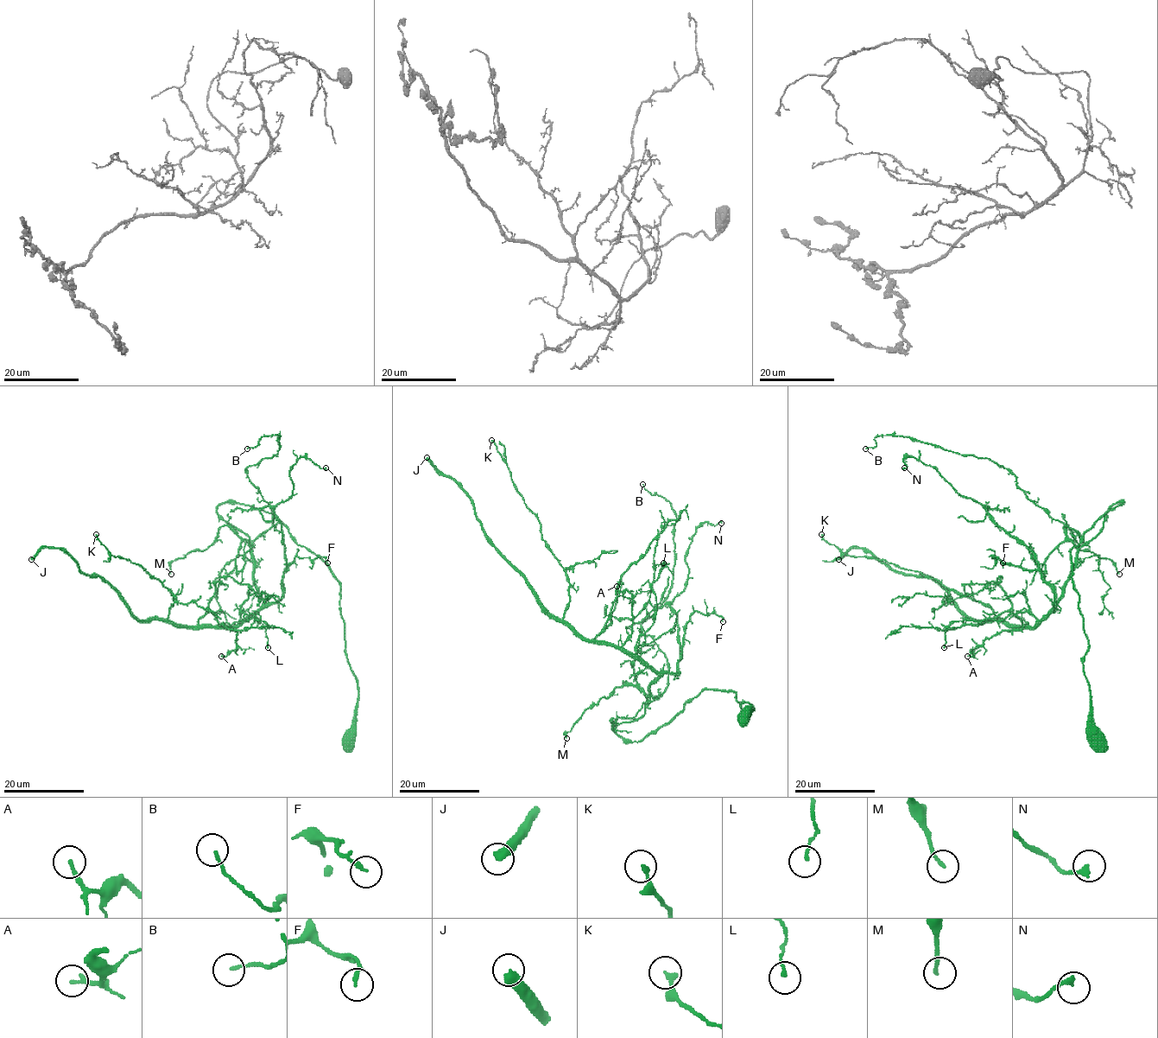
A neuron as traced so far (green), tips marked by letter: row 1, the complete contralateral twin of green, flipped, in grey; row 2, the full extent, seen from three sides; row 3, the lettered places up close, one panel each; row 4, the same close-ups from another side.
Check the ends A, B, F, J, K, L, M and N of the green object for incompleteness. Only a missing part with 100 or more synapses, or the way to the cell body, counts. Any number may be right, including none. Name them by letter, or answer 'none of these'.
J

